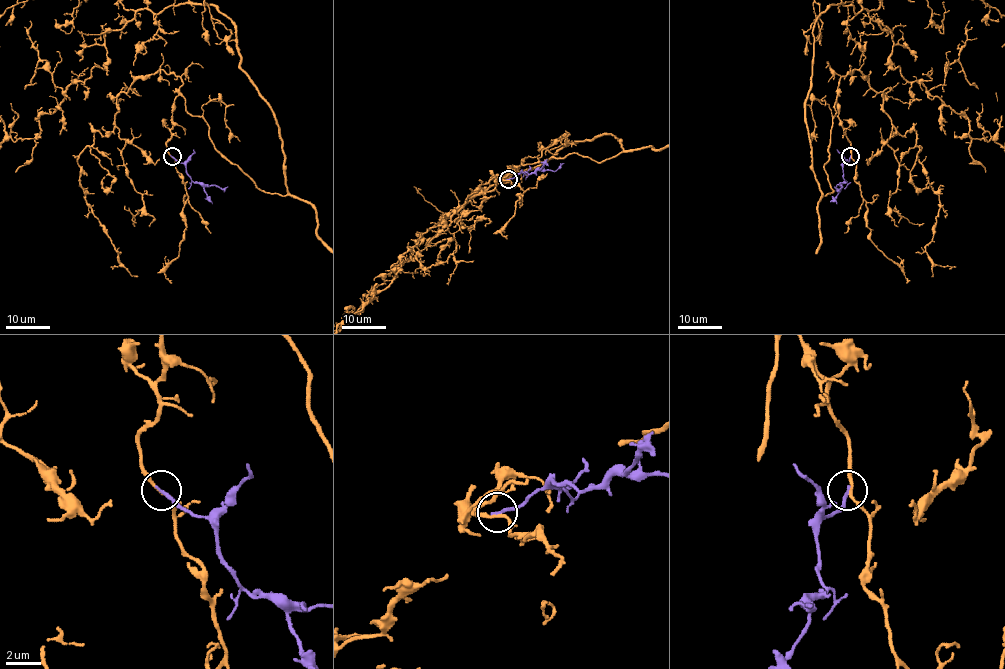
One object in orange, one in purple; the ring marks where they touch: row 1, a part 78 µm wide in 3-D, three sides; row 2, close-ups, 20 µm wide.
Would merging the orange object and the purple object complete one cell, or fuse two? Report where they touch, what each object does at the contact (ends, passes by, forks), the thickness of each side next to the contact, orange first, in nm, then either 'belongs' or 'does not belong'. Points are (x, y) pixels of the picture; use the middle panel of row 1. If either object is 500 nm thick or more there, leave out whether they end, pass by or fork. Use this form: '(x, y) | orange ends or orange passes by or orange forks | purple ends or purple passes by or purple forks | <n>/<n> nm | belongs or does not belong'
(508, 179) | orange passes by | purple ends | 170/200 nm | belongs

